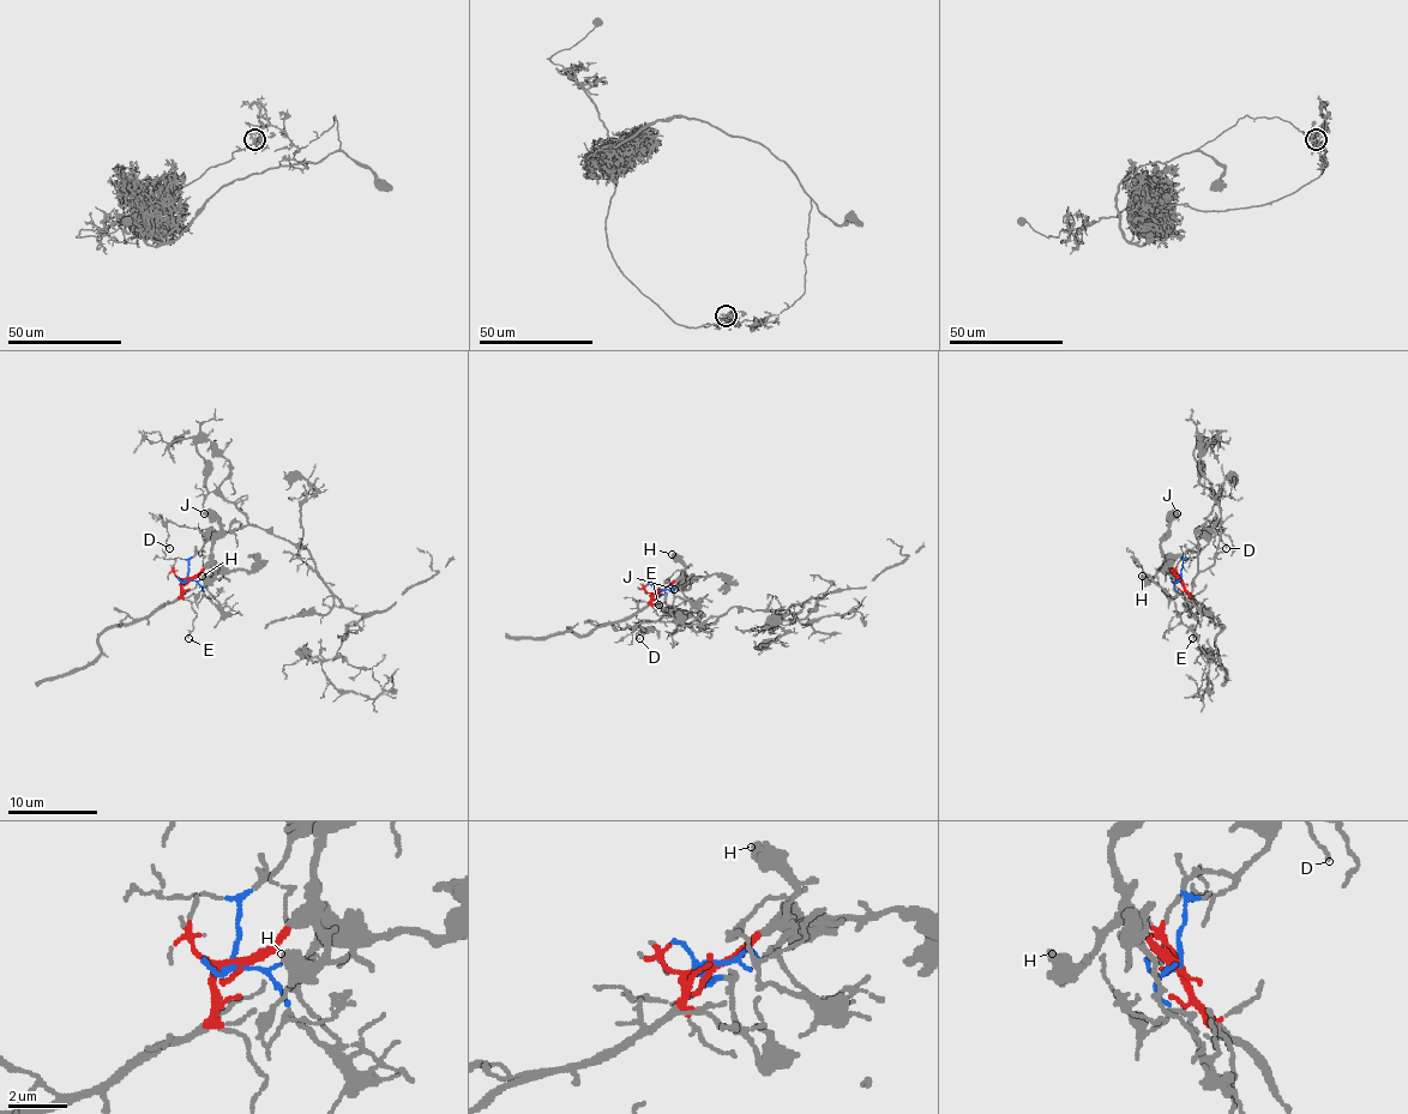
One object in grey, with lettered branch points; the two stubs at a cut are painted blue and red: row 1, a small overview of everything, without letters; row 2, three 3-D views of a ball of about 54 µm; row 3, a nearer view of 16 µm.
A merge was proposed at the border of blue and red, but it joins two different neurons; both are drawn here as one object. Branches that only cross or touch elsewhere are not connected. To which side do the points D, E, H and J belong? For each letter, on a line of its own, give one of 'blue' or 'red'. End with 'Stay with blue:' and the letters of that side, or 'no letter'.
D: blue
E: red
H: red
J: red
Stay with blue: D

